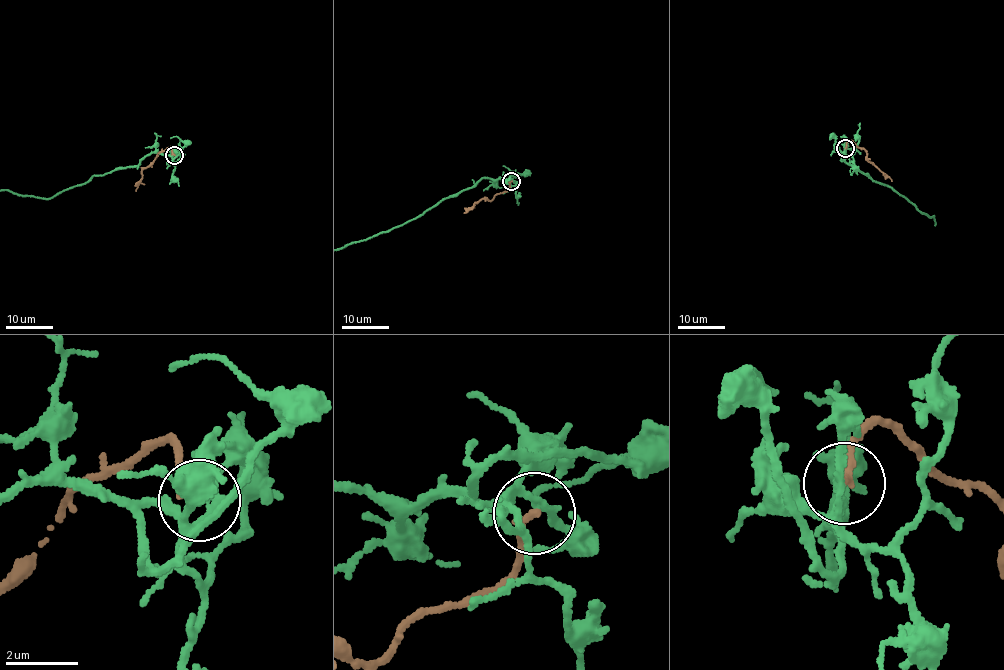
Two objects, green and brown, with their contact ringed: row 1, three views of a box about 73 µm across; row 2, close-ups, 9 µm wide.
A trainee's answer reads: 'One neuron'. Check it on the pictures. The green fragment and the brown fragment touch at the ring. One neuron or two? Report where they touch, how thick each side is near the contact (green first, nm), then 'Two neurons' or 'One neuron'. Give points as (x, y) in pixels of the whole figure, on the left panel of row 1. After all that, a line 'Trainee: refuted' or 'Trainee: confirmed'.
Place: (174, 155). Thickness 170 nm (green) against 220 nm. Two neurons
Trainee: refuted

